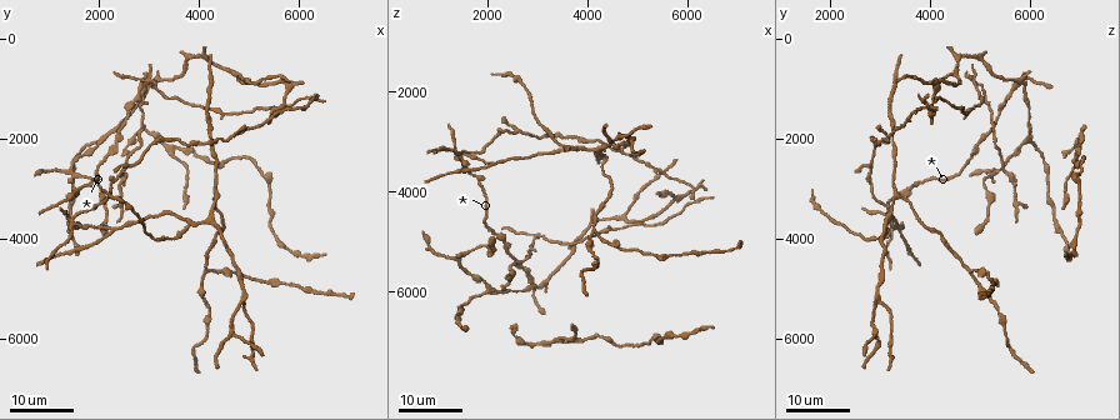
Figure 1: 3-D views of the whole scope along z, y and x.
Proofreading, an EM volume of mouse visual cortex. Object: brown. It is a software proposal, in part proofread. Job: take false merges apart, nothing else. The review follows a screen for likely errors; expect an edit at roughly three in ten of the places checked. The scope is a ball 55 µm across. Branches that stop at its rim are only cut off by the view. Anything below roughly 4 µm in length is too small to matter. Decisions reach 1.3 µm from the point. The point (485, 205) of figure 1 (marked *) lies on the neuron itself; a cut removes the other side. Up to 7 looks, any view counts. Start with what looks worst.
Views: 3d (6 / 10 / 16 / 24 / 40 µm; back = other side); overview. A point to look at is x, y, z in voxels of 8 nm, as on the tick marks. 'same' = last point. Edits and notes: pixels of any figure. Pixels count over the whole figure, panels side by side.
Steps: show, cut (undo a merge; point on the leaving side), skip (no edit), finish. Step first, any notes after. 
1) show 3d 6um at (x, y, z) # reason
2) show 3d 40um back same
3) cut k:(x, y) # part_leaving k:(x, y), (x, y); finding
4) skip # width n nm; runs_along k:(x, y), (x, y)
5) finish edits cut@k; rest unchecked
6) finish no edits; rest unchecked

show 3d 16um at (4850, 5250, 2900) # branch point

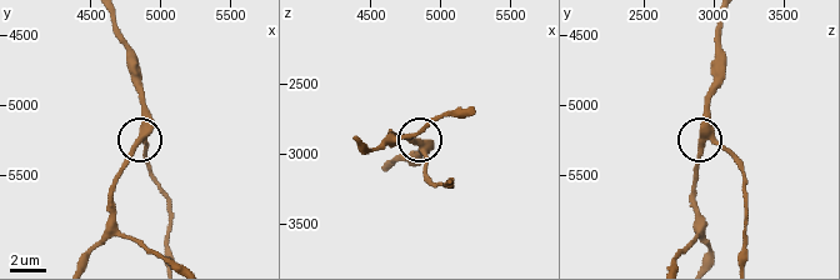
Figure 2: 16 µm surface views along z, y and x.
show 3d 10um at (4880, 5260, 2980)

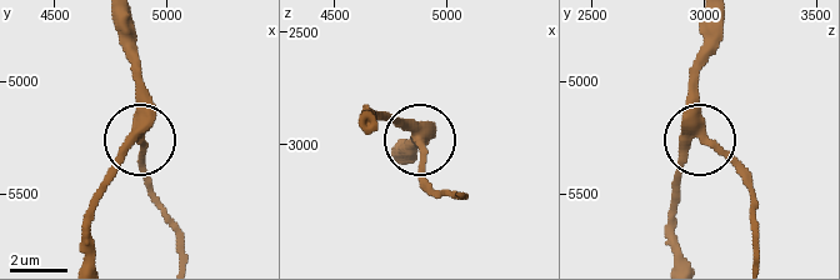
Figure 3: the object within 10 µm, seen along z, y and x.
skip # side_arm 13 um; runs_along 3:(390, 156), (419, 135), (419, 171), (430, 190); one neuron here

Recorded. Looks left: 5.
show 3d 24um at (2300, 3850, 3400) # side arm on a straight run

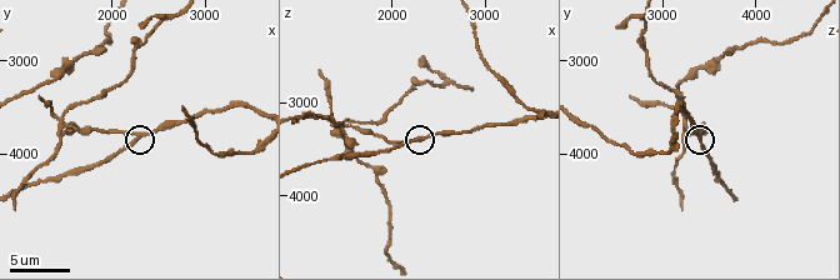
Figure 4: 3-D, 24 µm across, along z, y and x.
show 3d 6um at (2300, 3850, 3400)

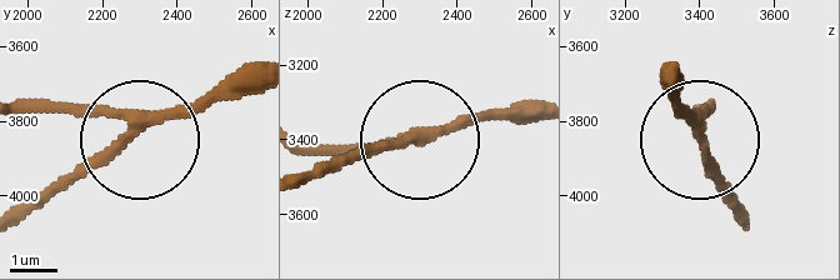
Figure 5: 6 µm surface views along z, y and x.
skip # side_arm 15 um; runs_along 5:(306, 143), (405, 143), (321, 163); continuous, no second neuron

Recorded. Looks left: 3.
show 3d 16um at (1450, 3650, 3200) # four-way junction

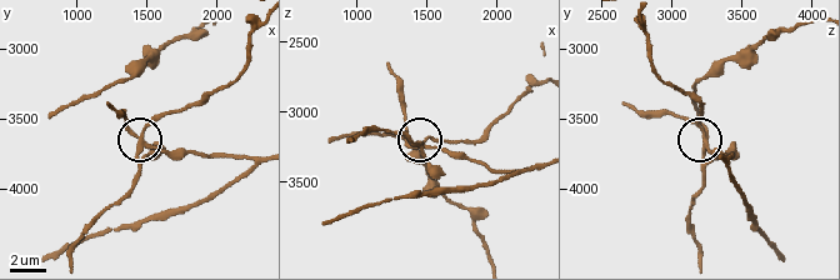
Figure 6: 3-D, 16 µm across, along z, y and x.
show 3d 6um at (1440, 3620, 3240) # zoom in

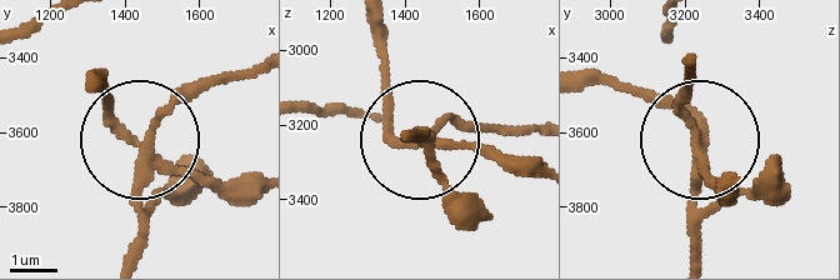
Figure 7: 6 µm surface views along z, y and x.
cut 7:(176, 191) # arms 4; part_leaving 7:(144, 154), (168, 110), (251, 75); a second neuron is stuck on

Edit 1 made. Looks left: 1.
finish edits cut@7; rest unchecked

